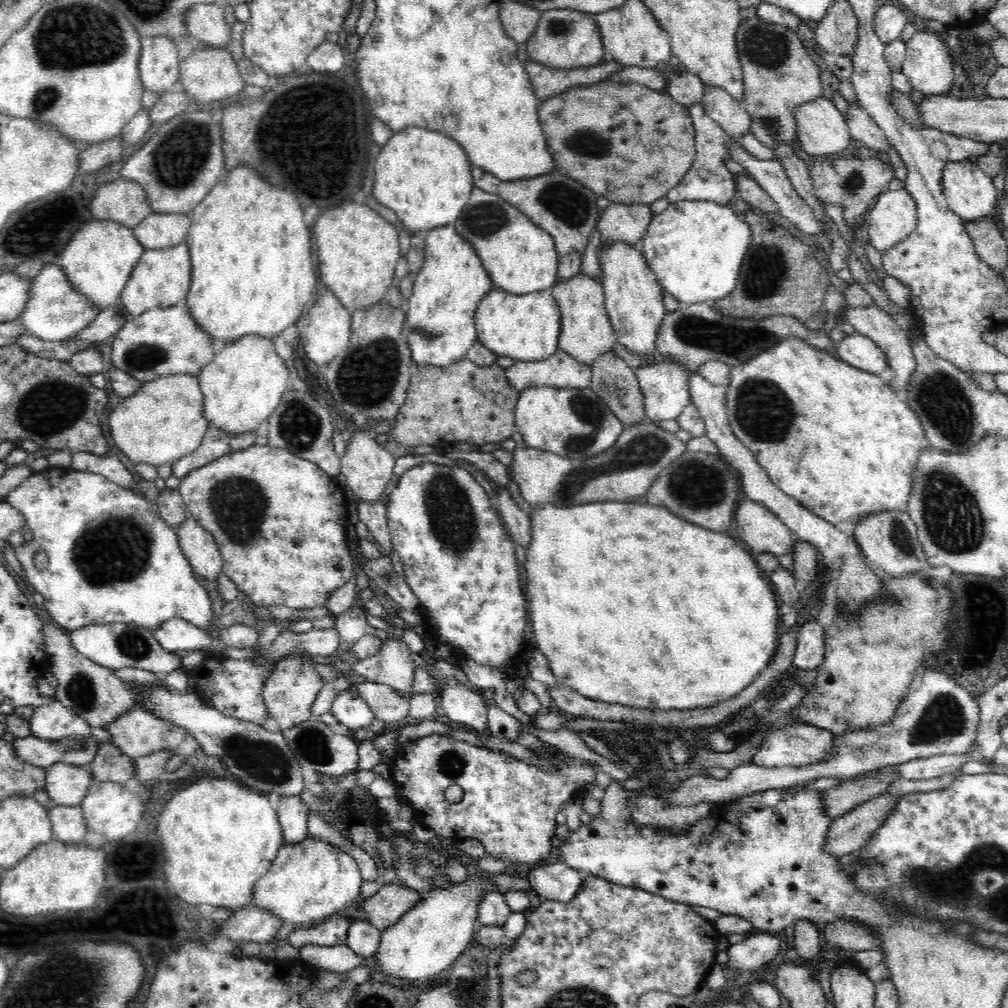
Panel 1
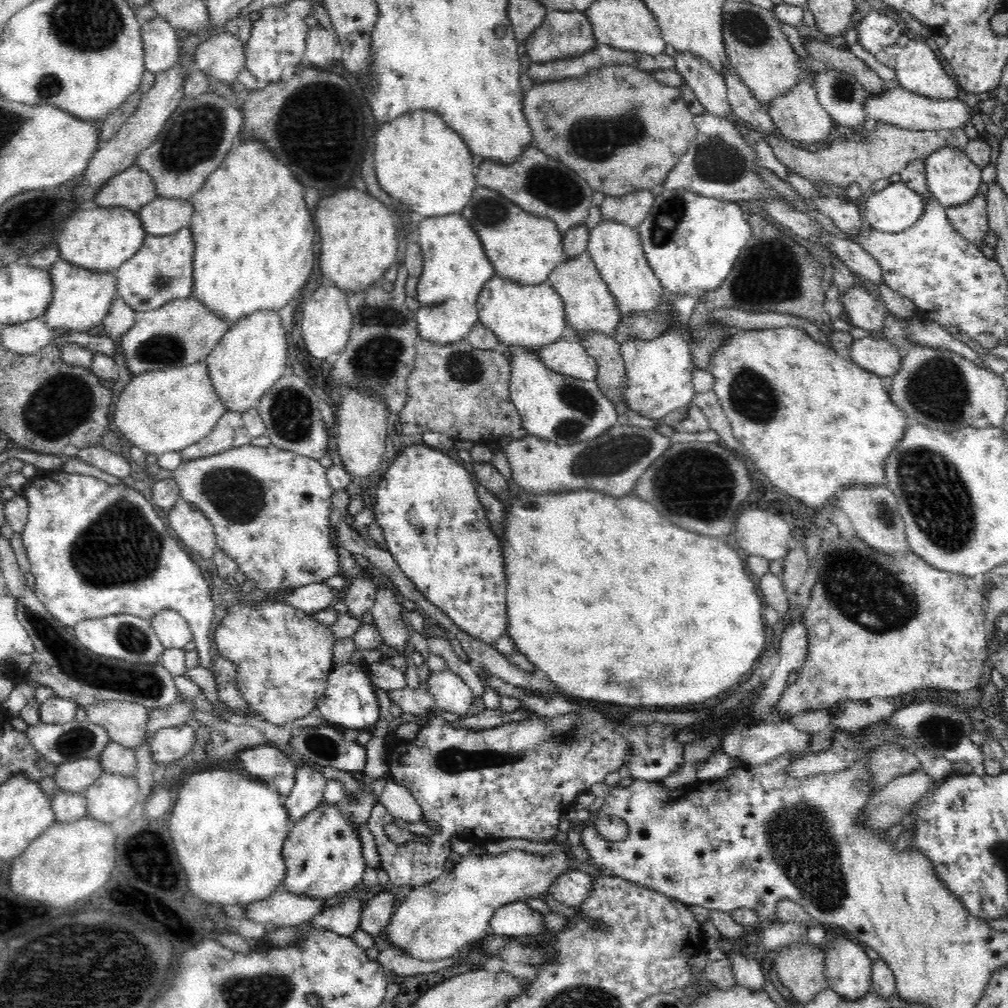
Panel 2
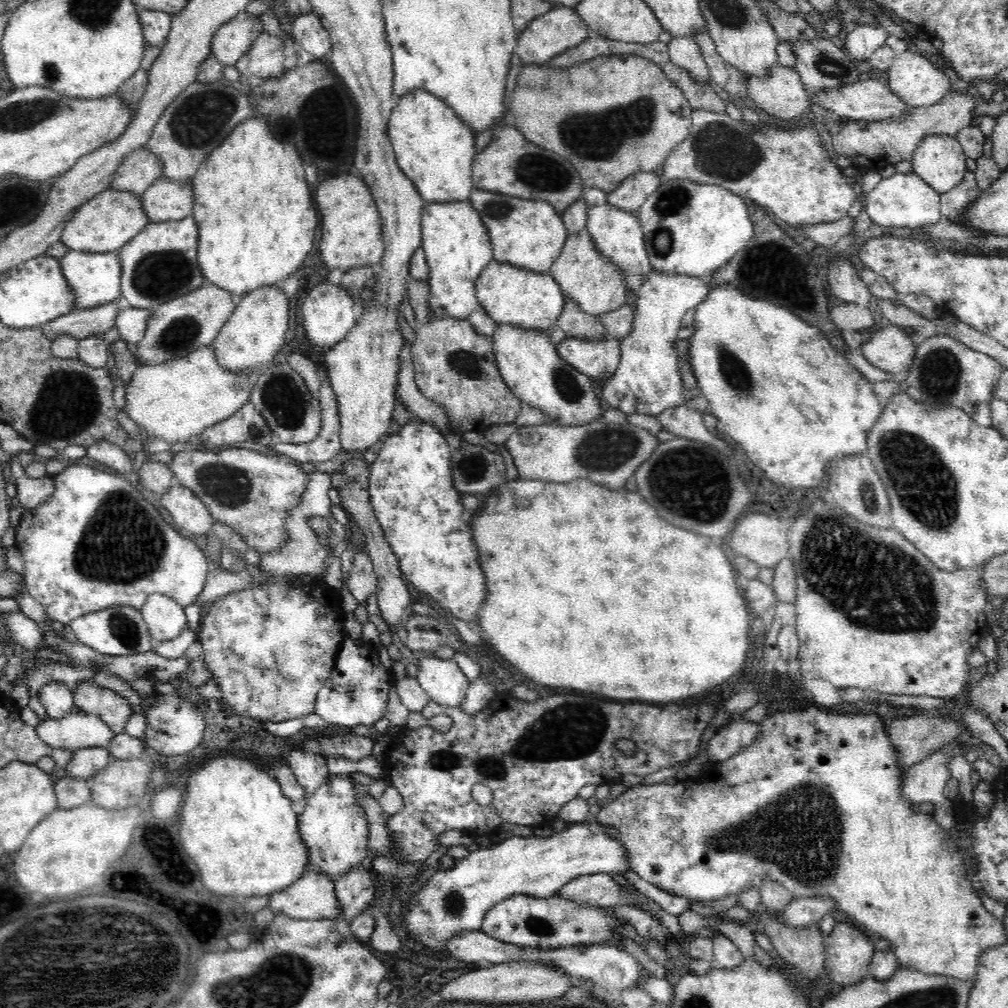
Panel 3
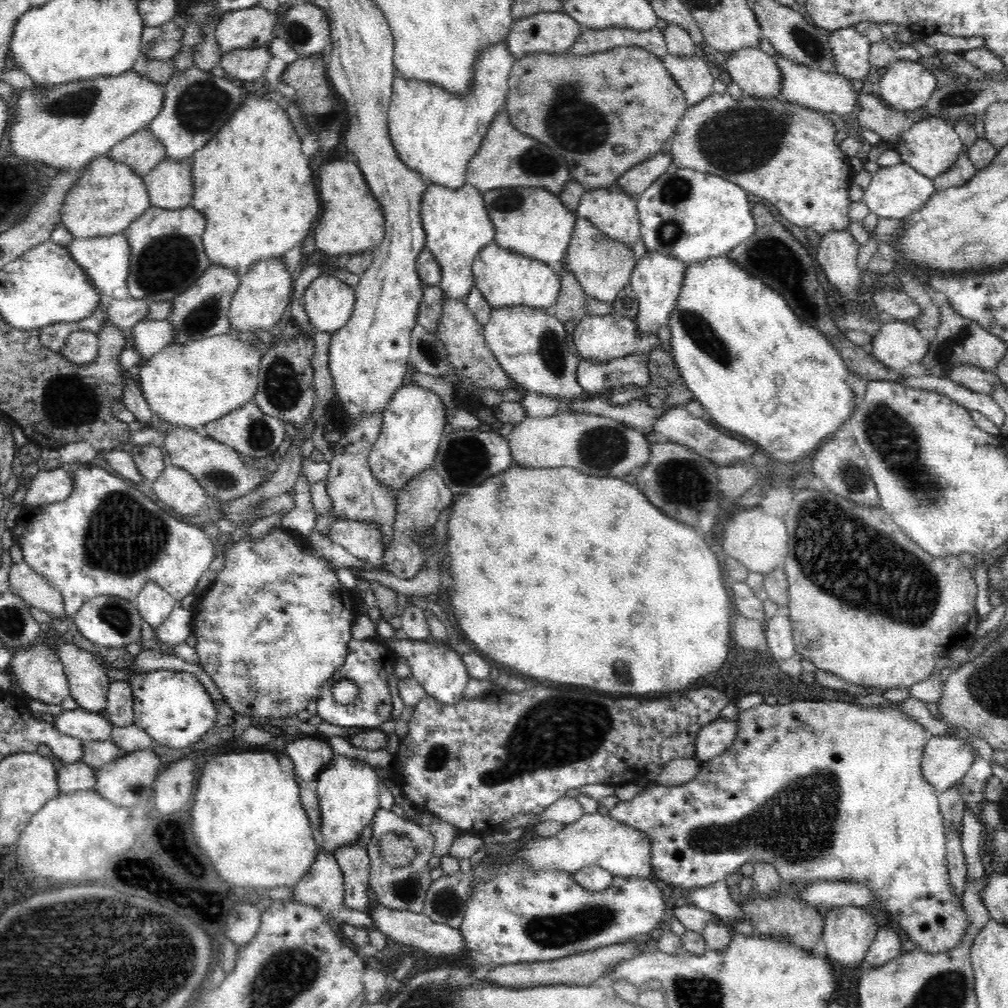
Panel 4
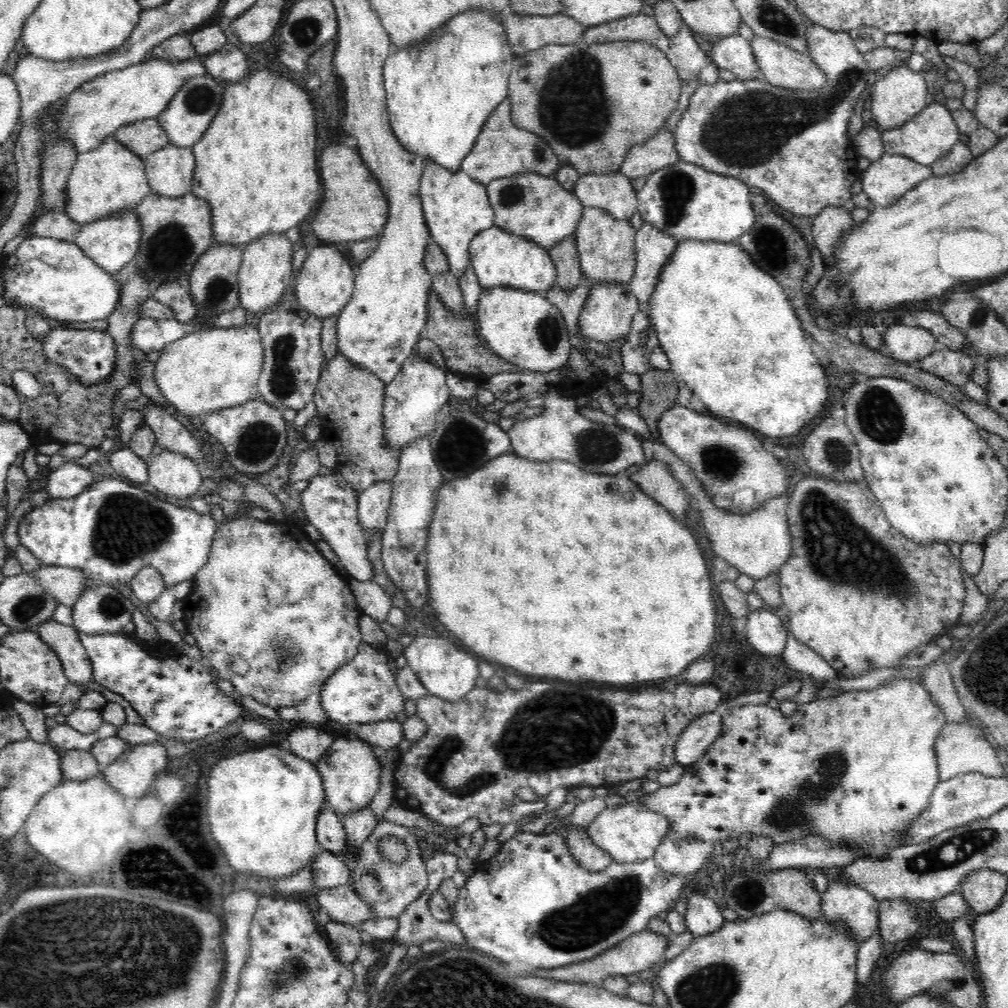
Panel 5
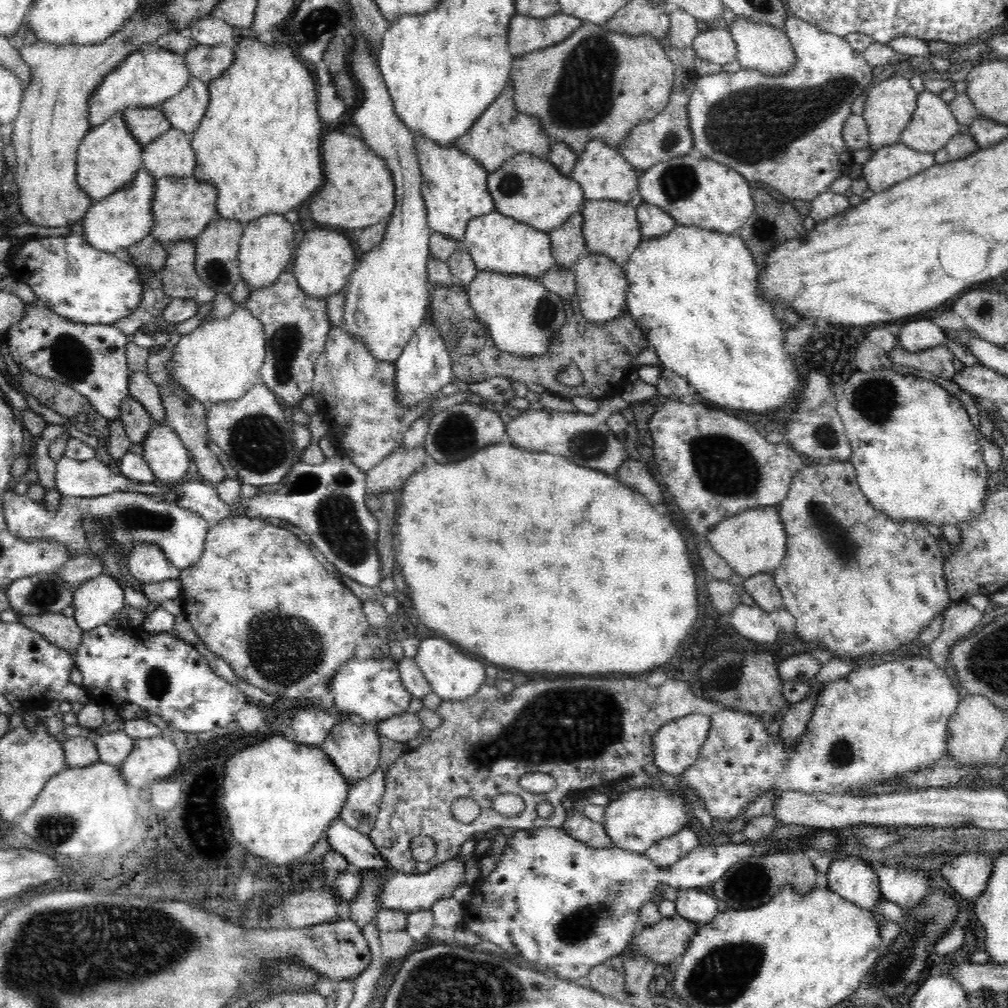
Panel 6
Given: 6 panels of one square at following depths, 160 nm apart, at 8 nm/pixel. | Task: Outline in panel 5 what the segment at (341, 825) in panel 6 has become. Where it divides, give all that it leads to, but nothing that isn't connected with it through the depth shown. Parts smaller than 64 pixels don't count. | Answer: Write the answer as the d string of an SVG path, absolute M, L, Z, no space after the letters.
M325 805L320 809L315 827L318 842L326 851L338 855L347 849L342 818L332 812L330 805Z

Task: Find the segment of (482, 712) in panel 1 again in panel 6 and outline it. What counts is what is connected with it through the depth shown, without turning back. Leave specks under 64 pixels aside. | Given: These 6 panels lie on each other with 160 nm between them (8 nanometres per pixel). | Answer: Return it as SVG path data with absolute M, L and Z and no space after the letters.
M428 637L421 640L418 654L415 657L416 665L430 683L434 694L447 701L461 701L472 696L485 682L486 668L482 662L468 658L458 648L455 648L446 639Z

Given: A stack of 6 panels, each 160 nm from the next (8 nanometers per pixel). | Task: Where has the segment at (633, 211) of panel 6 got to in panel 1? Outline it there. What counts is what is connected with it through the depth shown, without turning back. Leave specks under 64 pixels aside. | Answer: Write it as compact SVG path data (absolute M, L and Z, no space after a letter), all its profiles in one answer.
M581 272L567 281L553 286L551 295L556 299L561 312L559 349L582 364L592 364L608 350L614 348L616 335L605 307L605 290L602 282Z

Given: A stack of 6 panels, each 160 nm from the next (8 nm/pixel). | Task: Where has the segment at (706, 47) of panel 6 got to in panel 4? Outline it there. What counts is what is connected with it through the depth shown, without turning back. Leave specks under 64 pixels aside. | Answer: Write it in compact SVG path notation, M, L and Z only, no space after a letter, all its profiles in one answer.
M742 48L730 53L726 78L739 84L752 98L782 97L782 71L773 56L758 48Z

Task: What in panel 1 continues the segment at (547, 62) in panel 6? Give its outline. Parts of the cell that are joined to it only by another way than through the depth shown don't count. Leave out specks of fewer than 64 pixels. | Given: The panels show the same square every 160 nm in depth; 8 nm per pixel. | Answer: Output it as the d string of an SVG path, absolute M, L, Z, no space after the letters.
M602 80L592 86L582 86L582 88L570 88L564 94L552 96L548 100L540 101L538 108L539 122L545 134L546 145L550 150L556 170L562 172L562 175L576 180L582 186L590 189L599 196L605 196L610 203L618 204L654 204L656 200L667 196L669 190L678 187L683 182L685 175L693 166L694 156L696 156L695 138L696 130L692 124L692 117L688 113L688 108L684 105L676 103L666 90L656 91L646 88L641 84L622 84L621 82L613 82L613 80Z

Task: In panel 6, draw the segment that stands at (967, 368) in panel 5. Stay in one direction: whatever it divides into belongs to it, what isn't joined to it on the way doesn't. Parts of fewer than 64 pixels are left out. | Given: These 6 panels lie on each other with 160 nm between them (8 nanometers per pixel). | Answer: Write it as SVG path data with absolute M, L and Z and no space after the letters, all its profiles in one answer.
M946 344L924 350L924 352L908 352L897 345L888 352L888 355L898 366L931 372L934 376L940 376L946 380L951 380L956 372L952 365L954 353L948 349Z

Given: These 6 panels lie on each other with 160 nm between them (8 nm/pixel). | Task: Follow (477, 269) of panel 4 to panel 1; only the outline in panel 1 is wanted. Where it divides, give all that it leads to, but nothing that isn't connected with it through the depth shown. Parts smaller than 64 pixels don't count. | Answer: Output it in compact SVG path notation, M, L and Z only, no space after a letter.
M494 287L479 302L474 322L479 343L496 356L508 356L515 363L540 362L559 349L561 312L556 299L548 292L510 294Z

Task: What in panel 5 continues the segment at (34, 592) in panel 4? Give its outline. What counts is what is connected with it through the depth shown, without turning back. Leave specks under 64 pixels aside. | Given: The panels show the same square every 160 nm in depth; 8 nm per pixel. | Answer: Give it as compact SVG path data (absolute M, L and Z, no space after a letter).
M42 565L29 575L40 582L44 591L58 601L58 605L73 608L86 590L85 580L87 578L77 568Z

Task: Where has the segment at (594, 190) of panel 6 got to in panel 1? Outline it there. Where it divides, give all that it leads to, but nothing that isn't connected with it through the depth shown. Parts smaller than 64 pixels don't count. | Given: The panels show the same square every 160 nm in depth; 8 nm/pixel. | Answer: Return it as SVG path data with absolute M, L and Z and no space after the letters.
M619 243L608 249L598 250L600 267L604 273L605 307L617 342L628 352L642 358L656 354L656 332L667 313L662 303L661 284L649 269L643 253L636 246Z

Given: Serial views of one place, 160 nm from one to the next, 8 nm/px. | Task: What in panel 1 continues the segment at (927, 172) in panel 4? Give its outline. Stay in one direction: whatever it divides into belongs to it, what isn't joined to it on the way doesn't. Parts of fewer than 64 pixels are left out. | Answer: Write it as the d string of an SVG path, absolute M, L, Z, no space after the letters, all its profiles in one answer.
M974 160L948 163L942 180L948 206L965 223L980 222L986 216L994 216L992 208L999 203L993 179Z

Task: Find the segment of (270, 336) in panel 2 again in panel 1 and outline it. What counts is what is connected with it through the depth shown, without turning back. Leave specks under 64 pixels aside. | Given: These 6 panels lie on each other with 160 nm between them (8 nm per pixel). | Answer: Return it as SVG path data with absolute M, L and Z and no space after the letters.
M253 334L226 343L197 377L204 396L204 418L211 428L230 434L246 434L256 430L270 418L280 404L280 398L290 390L288 363L278 357L271 338Z

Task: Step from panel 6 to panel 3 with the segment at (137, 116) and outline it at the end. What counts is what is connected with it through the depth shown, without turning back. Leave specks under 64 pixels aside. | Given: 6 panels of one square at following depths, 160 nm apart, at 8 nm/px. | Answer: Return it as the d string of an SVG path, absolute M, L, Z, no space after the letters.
M146 146L126 156L118 167L109 188L118 192L131 192L140 197L163 174L162 161Z

